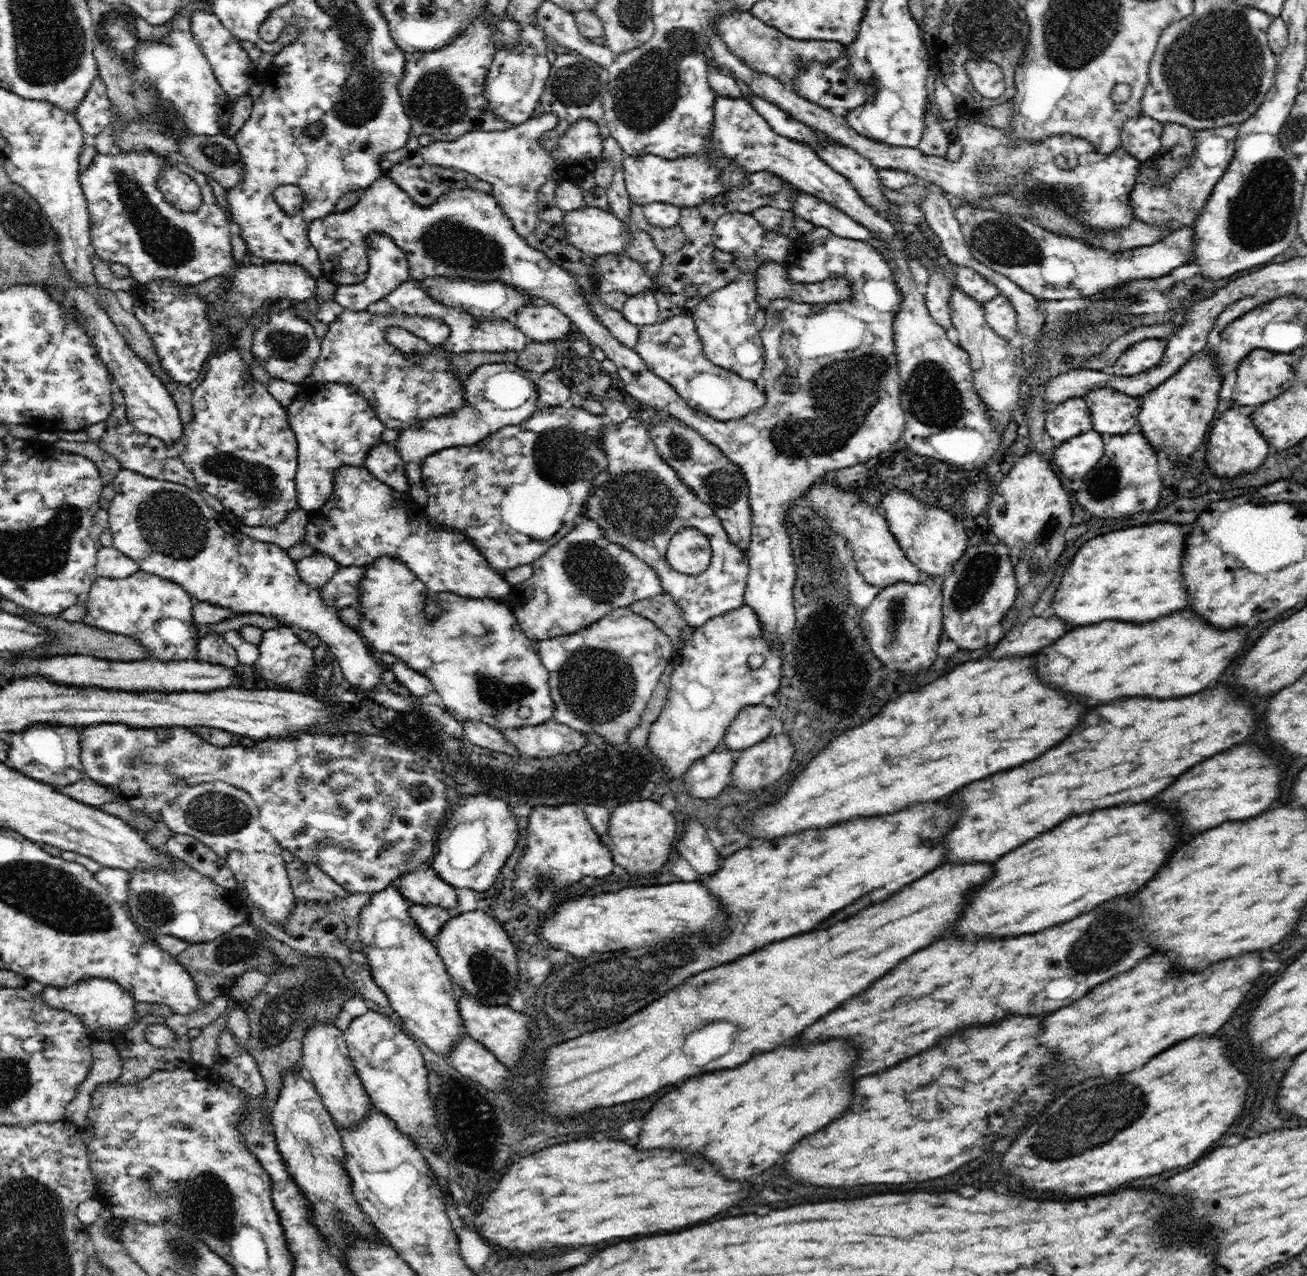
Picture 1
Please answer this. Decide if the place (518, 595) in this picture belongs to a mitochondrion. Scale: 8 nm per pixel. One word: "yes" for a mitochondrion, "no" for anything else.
no

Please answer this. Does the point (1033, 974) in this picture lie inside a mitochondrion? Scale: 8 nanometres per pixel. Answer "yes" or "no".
no

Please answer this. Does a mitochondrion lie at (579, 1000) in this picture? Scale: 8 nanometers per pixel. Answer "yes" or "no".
yes

